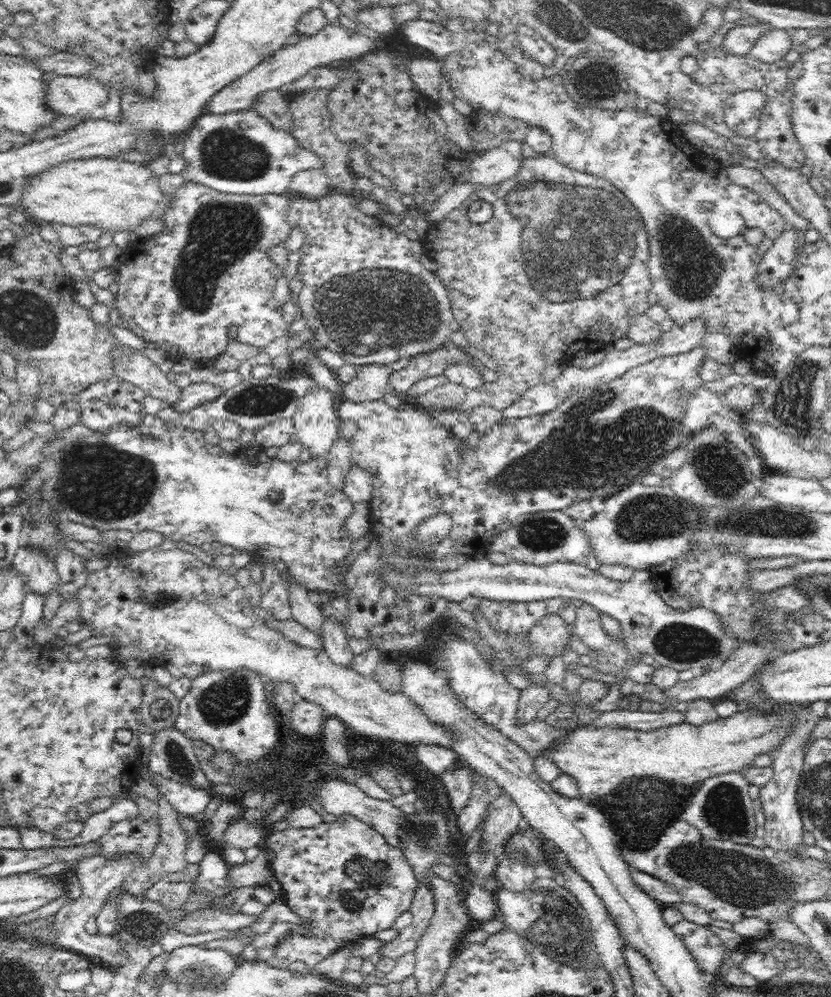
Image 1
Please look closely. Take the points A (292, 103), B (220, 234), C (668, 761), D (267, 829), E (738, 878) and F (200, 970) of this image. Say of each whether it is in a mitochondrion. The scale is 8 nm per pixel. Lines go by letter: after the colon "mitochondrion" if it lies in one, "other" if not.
A: other
B: mitochondrion
C: other
D: other
E: mitochondrion
F: mitochondrion

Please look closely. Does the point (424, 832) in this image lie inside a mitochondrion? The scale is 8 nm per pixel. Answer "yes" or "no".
yes

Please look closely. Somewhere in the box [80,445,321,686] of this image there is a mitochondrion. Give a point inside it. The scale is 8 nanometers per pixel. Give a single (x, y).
(158, 599)

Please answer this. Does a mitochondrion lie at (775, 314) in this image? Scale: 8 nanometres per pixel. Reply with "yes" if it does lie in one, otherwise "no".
no

